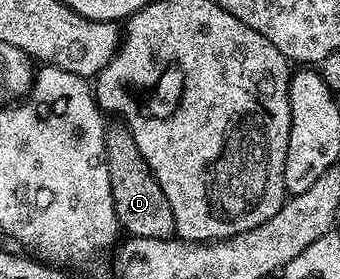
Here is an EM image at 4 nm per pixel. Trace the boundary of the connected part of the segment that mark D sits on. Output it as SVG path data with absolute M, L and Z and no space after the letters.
M122 123L108 128L107 166L109 167L109 183L113 187L115 210L119 220L119 228L124 234L145 239L165 239L176 236L173 207L169 207L169 199L165 199L165 191L161 191L161 183L153 175L153 171L145 163L137 143L133 143L131 132Z

